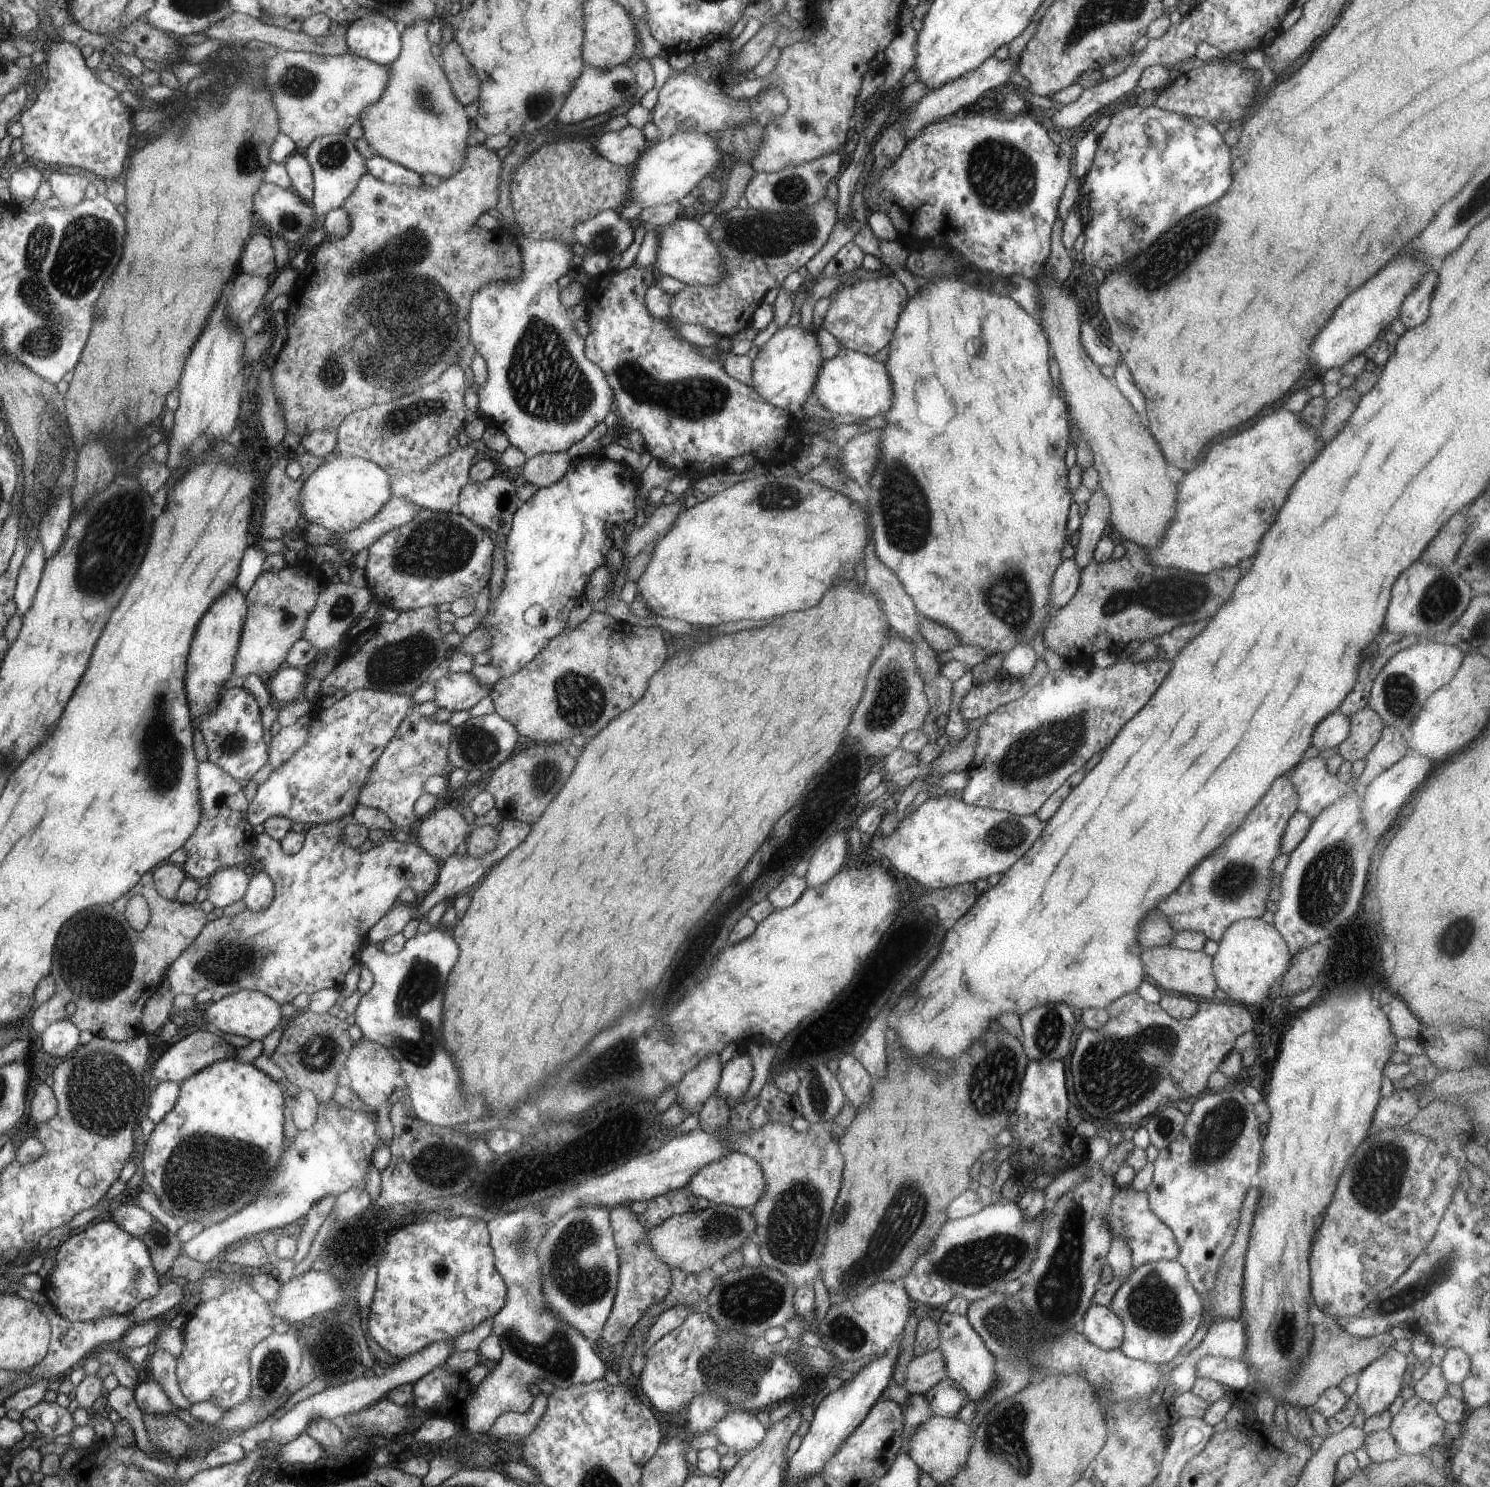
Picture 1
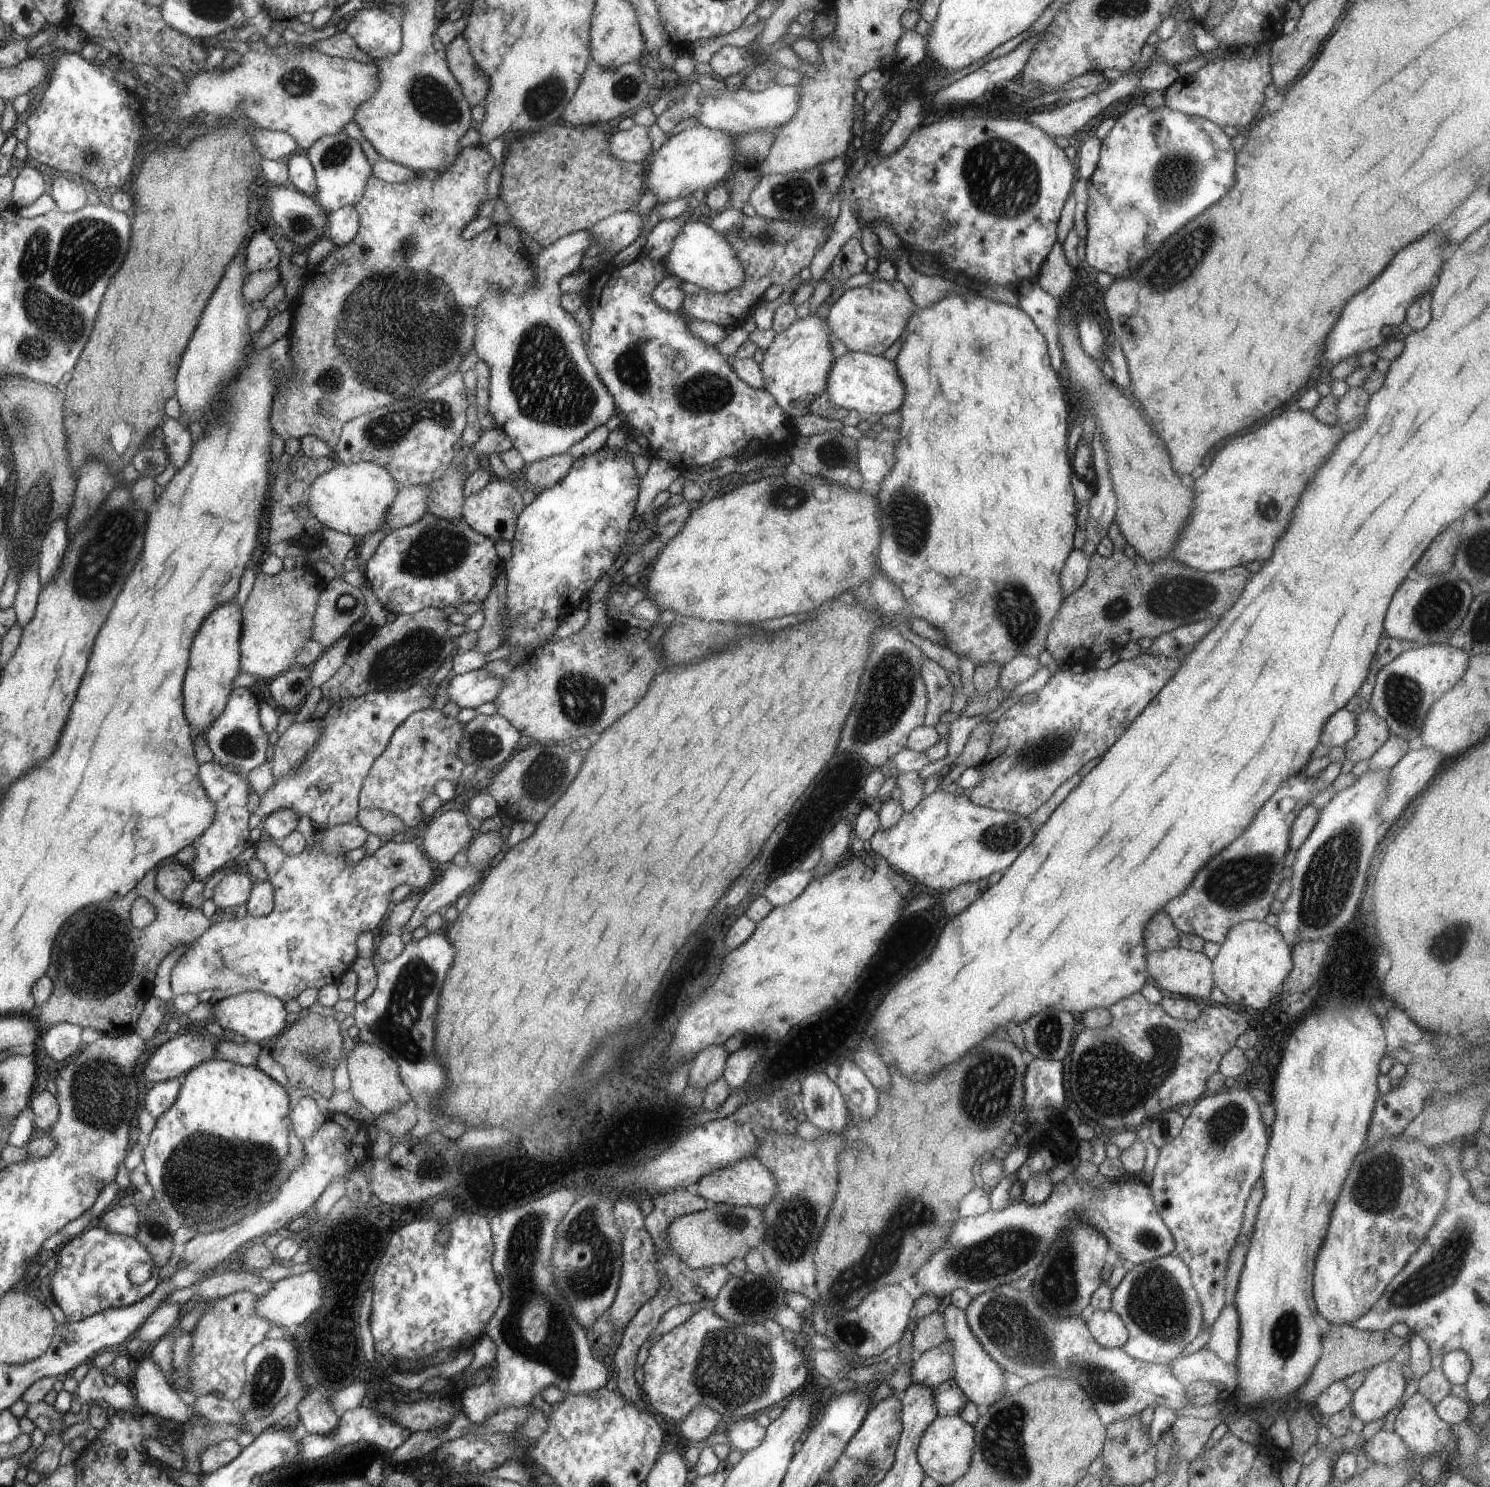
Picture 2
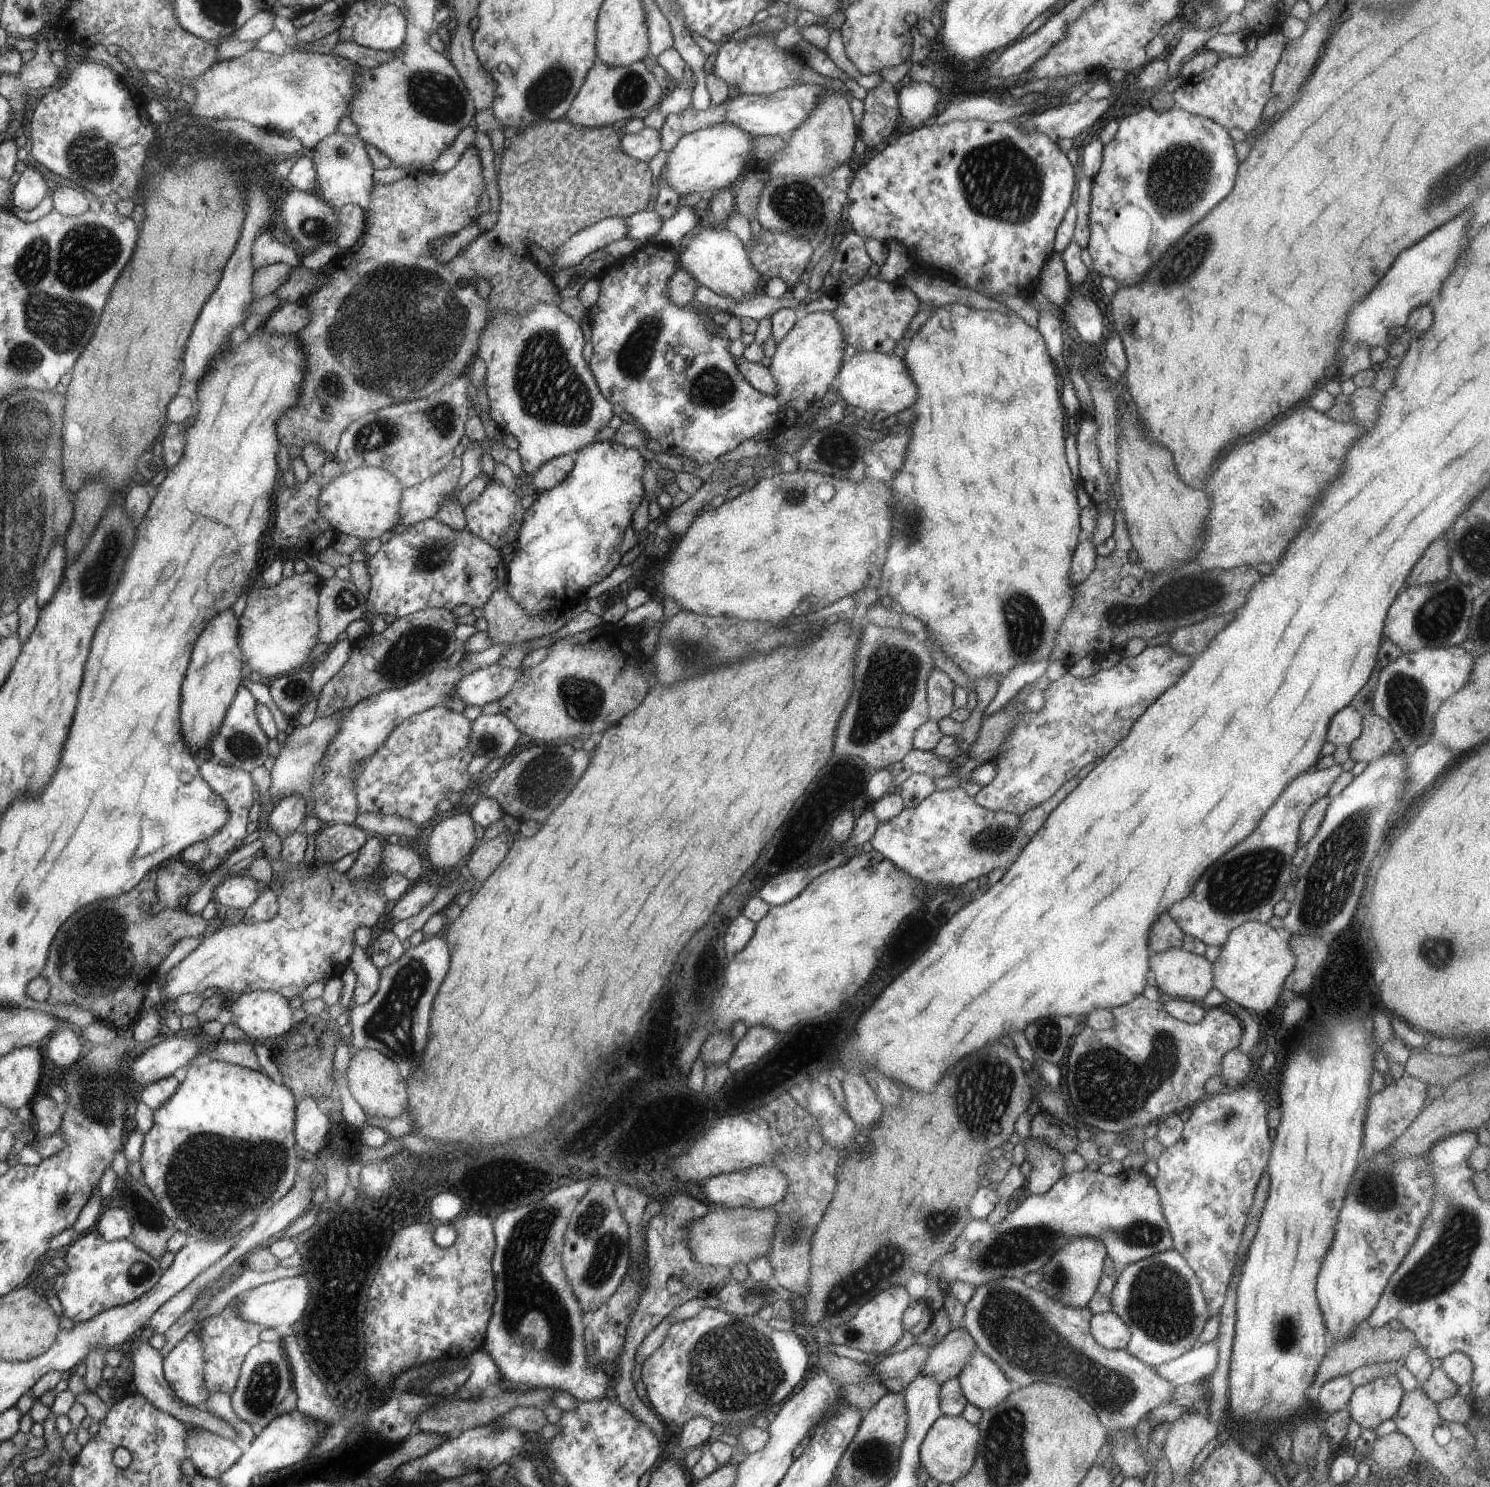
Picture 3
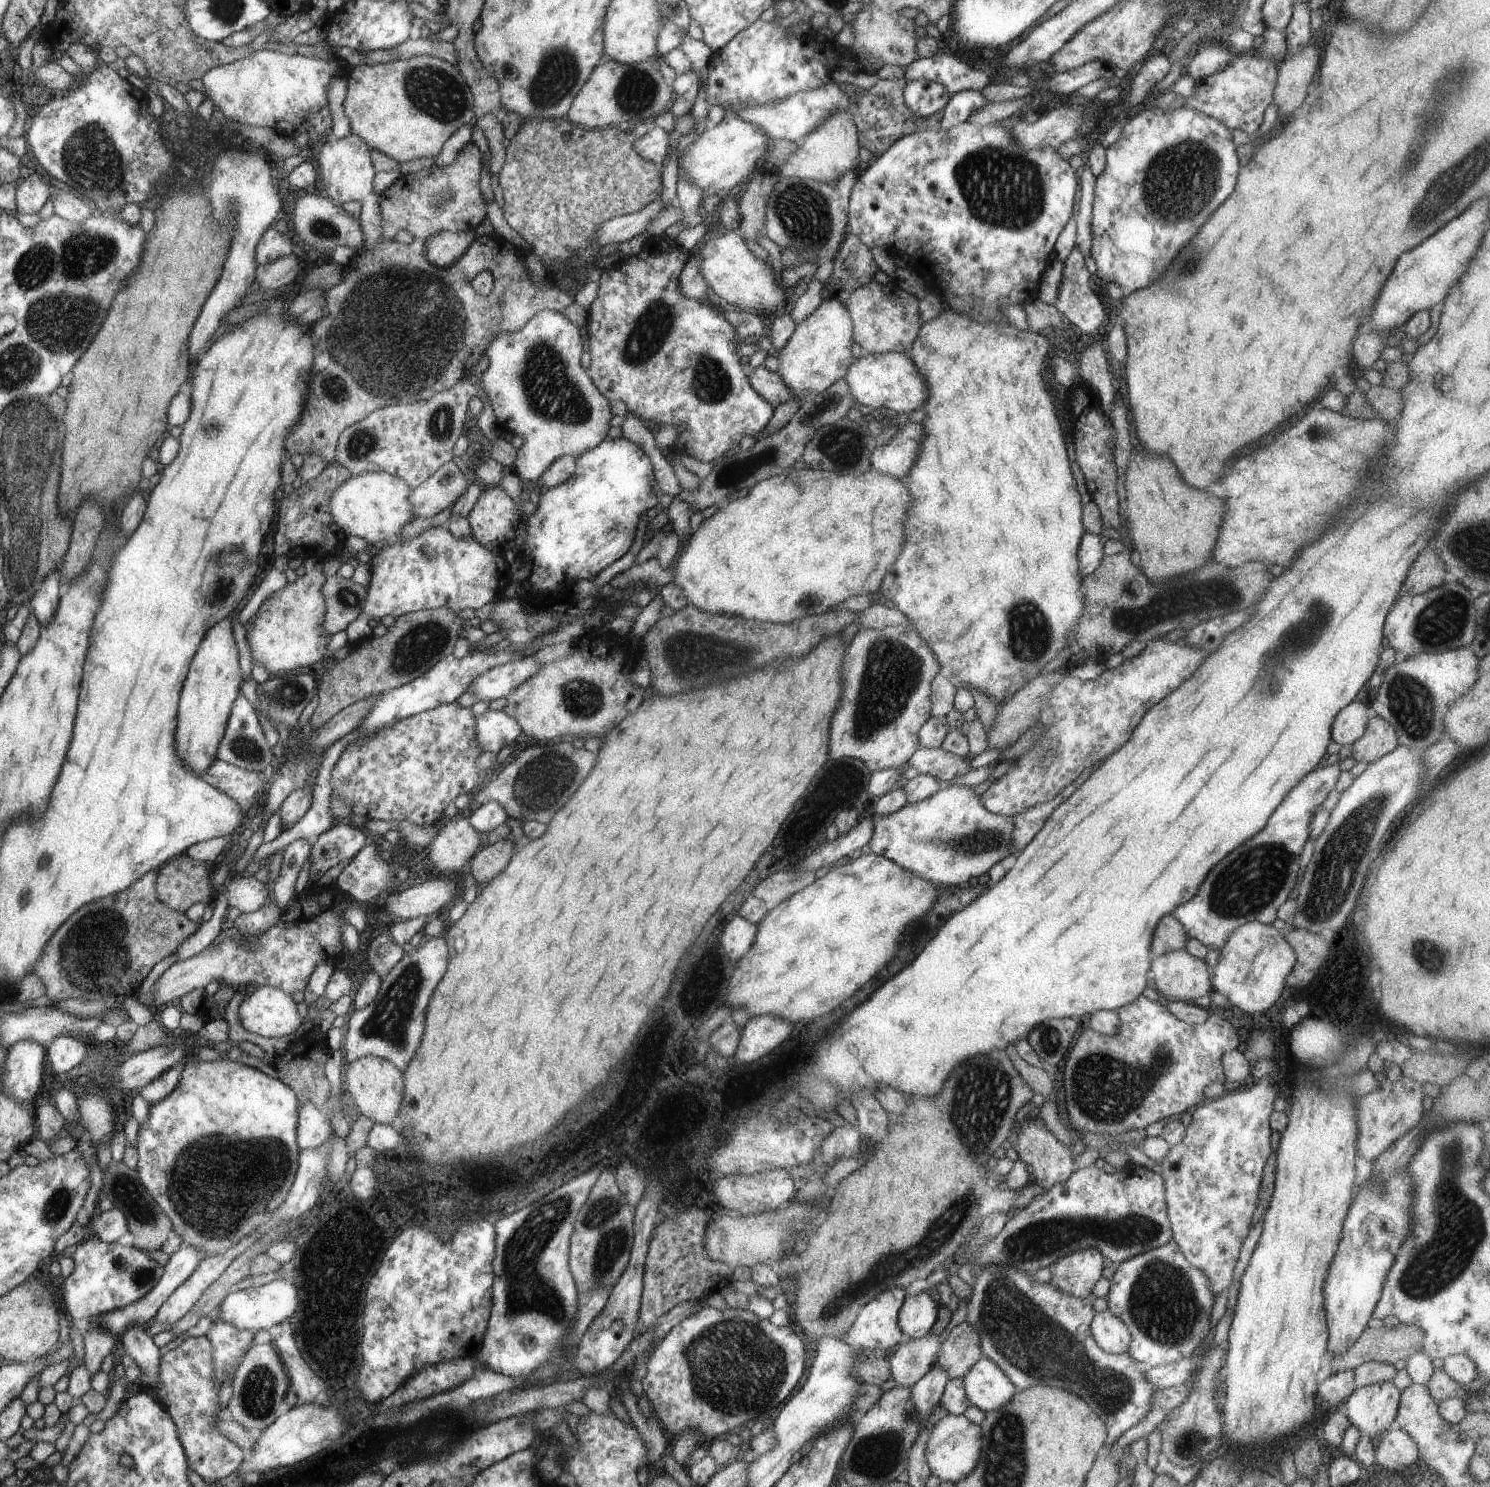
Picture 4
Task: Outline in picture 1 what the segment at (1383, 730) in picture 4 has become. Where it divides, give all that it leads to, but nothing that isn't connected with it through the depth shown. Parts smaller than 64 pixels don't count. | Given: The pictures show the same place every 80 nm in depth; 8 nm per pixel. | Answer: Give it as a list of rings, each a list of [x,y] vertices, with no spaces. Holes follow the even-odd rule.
[[[1372,709],[1356,711],[1351,718],[1350,734],[1339,744],[1338,750],[1344,761],[1353,763],[1360,758],[1366,758],[1367,754],[1380,740],[1385,724],[1379,714]]]

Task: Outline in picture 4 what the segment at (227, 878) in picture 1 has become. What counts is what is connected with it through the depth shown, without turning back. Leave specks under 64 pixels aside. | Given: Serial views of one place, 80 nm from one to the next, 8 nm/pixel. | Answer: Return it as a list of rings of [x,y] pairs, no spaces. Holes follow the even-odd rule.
[[[230,875],[224,886],[218,888],[216,894],[225,888],[228,907],[235,907],[242,914],[254,912],[254,910],[262,908],[270,900],[268,888],[252,876],[235,878]]]

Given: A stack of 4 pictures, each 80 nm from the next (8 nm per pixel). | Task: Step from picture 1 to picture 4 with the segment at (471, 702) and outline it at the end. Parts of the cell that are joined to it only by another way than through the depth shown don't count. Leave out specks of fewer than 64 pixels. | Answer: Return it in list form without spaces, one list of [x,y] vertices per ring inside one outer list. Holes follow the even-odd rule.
[[[530,655],[482,672],[470,682],[468,690],[473,691],[478,701],[491,703],[499,698],[507,698],[522,682],[529,681],[540,670],[541,664],[532,657]]]

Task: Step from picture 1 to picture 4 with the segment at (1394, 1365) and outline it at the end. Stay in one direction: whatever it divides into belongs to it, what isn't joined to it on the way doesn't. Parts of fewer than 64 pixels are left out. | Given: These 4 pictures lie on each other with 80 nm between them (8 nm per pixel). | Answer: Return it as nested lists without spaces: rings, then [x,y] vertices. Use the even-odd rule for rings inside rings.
[[[1393,1382],[1364,1386],[1346,1400],[1348,1420],[1361,1436],[1374,1439],[1390,1430],[1397,1416],[1400,1398],[1400,1390]]]

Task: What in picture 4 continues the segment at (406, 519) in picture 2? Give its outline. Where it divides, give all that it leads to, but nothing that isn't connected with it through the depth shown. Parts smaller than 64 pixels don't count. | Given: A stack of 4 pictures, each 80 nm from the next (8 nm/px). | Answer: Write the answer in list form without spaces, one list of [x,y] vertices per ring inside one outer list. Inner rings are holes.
[[[453,460],[410,492],[414,518],[432,518],[450,508],[470,486],[459,468],[460,461]]]

